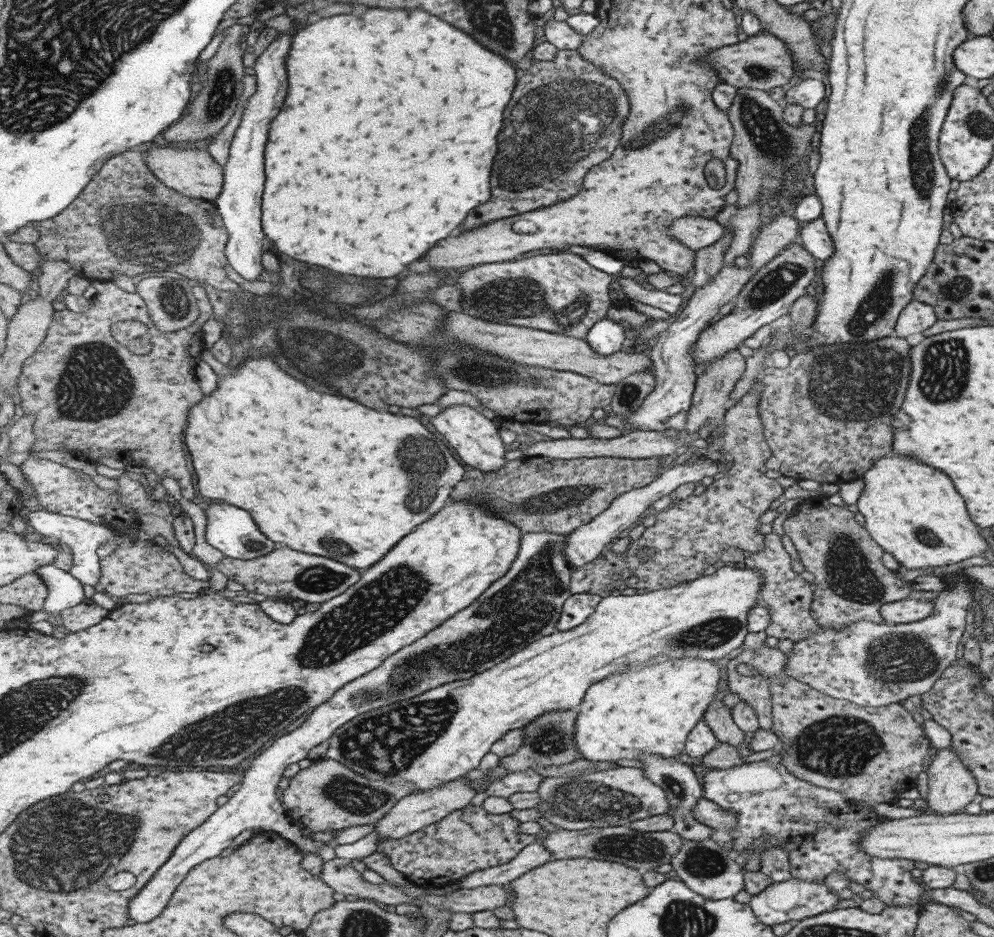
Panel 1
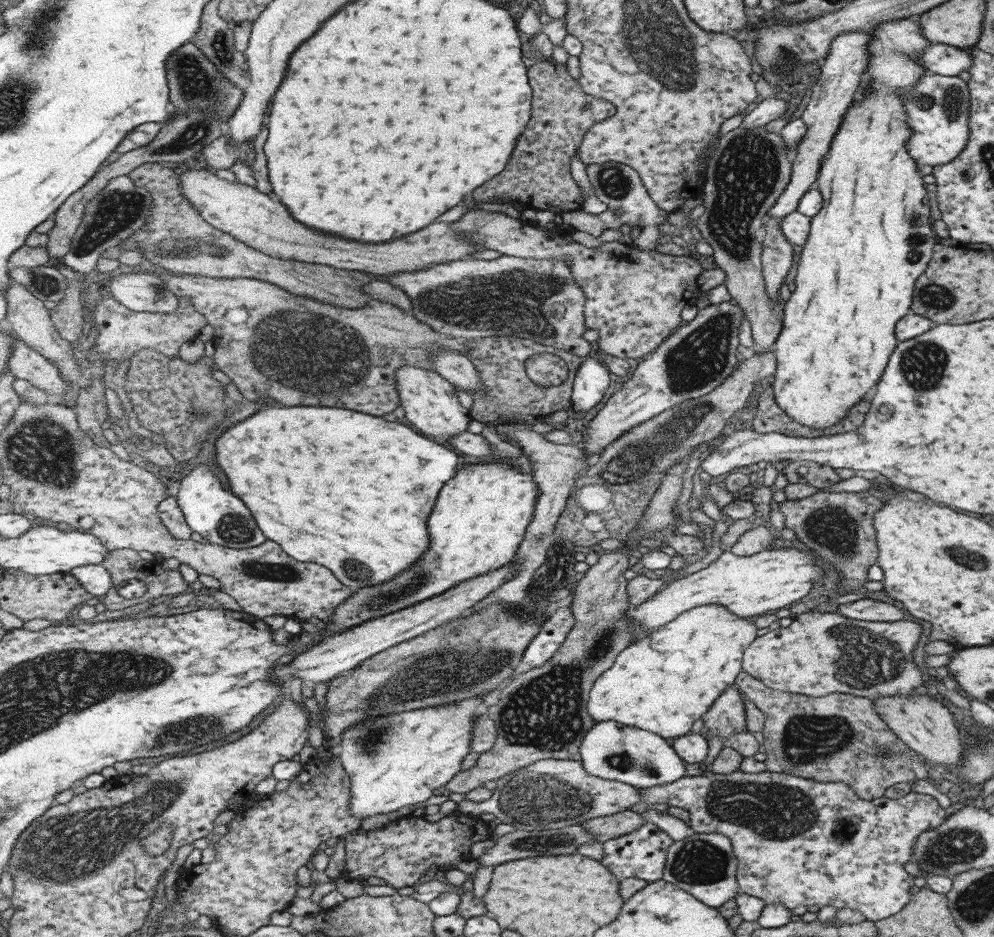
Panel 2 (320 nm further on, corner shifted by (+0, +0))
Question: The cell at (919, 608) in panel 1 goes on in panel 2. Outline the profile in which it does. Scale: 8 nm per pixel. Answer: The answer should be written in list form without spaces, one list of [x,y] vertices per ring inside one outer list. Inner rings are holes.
[[[869,599],[855,600],[848,604],[837,606],[837,612],[847,619],[867,622],[895,622],[905,618],[905,611],[898,610],[889,603],[881,603]]]

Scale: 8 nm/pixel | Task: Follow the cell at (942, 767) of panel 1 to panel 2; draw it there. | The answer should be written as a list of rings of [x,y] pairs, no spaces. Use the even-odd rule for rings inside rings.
[[[922,694],[889,695],[872,700],[874,711],[889,730],[915,754],[926,761],[938,765],[955,766],[960,760],[962,744],[954,718],[950,714],[948,704],[938,697],[927,697]]]

